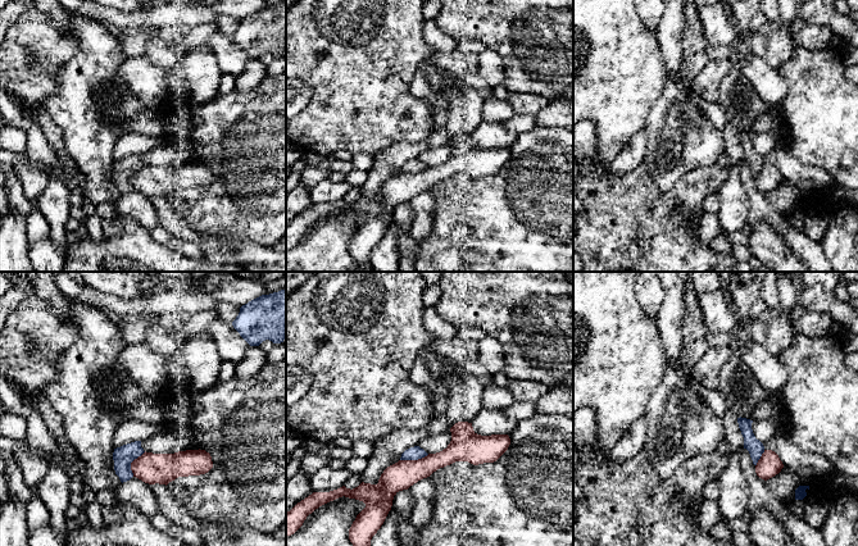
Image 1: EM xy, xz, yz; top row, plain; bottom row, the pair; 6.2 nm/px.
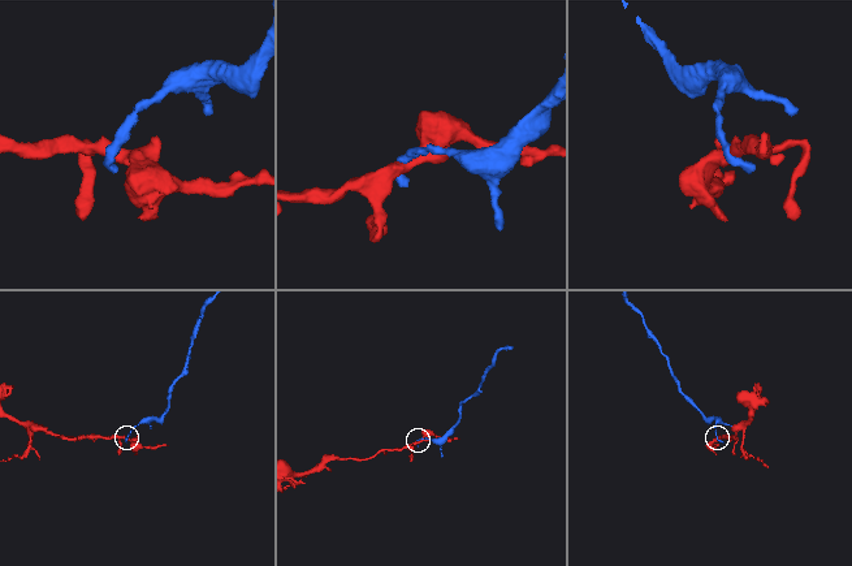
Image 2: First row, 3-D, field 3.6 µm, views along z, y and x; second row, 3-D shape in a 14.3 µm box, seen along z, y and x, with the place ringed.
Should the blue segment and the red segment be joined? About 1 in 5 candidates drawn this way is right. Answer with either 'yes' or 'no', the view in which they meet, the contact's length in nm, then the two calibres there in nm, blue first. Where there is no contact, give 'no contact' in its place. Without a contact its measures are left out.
no; contact in xz; length 190 nm; calibres 90 and 180 nm

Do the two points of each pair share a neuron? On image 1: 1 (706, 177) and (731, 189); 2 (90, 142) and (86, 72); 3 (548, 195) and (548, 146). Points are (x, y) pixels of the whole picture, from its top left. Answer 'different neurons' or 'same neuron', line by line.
1: different neurons
2: same neuron
3: same neuron

